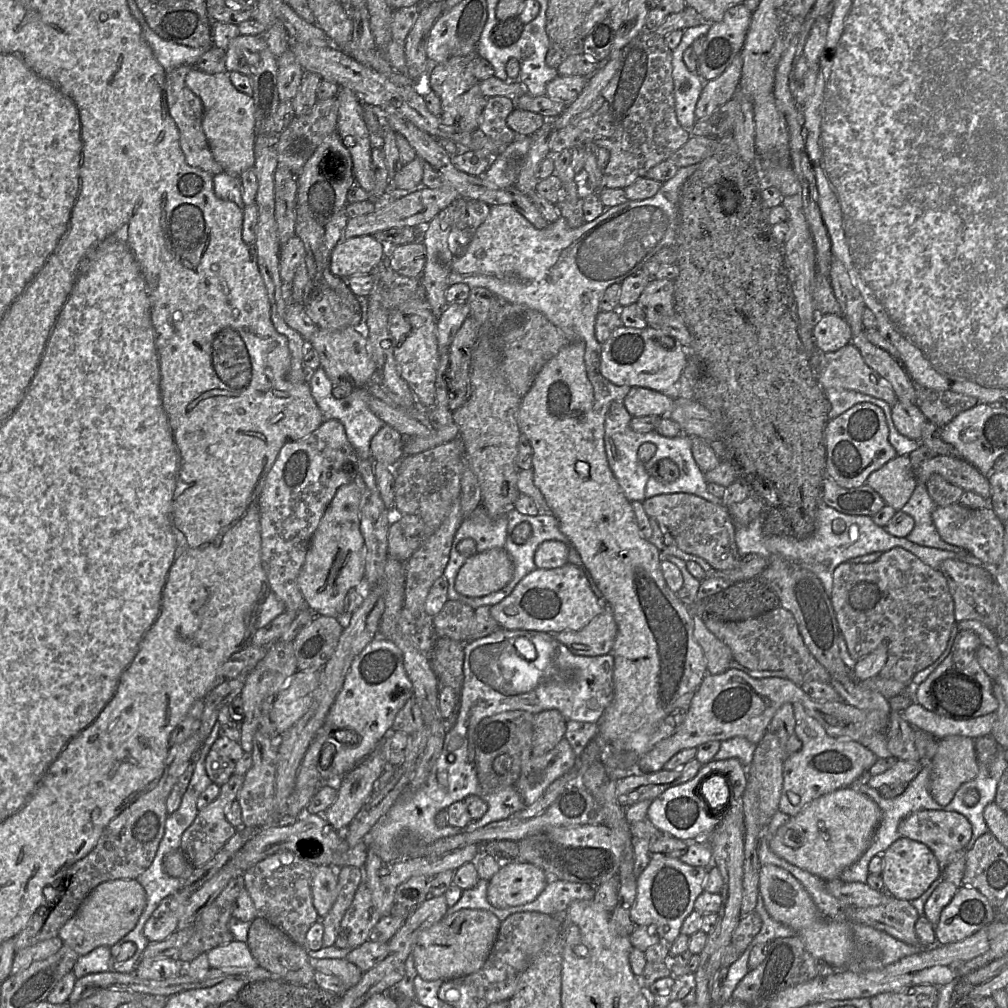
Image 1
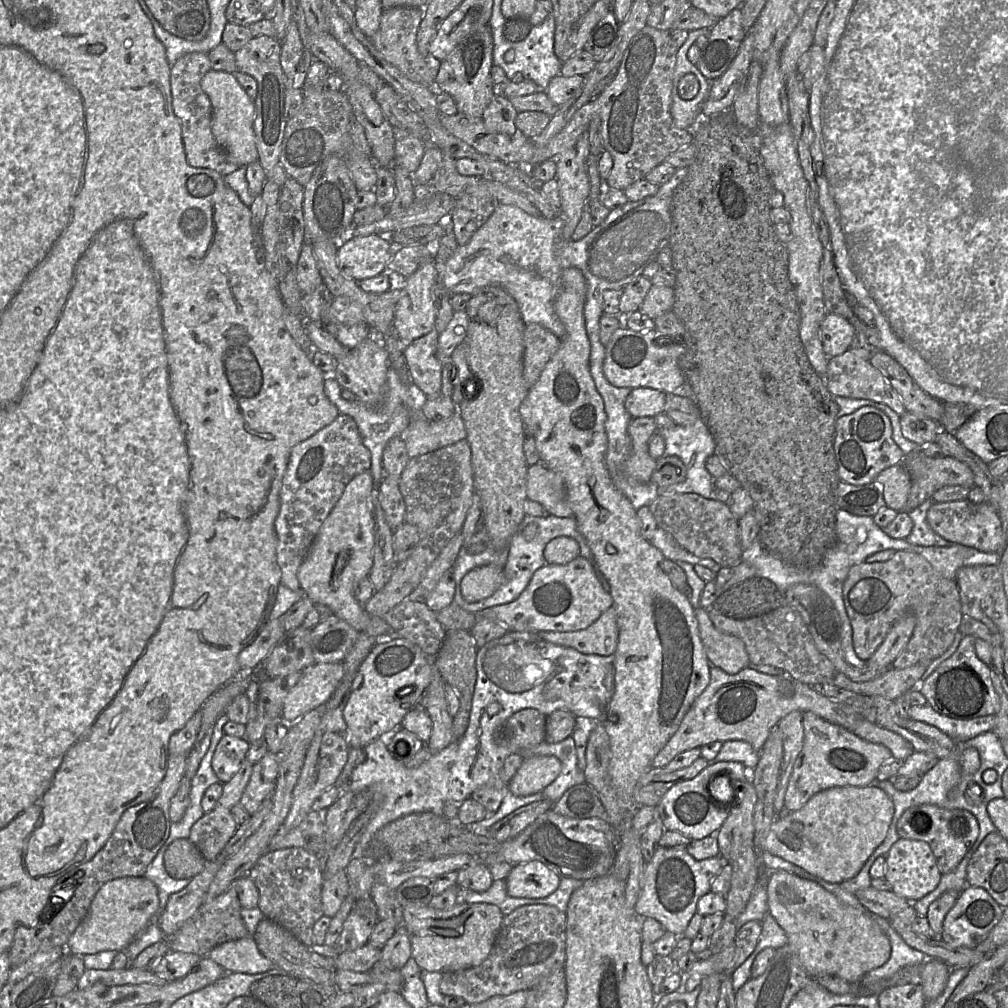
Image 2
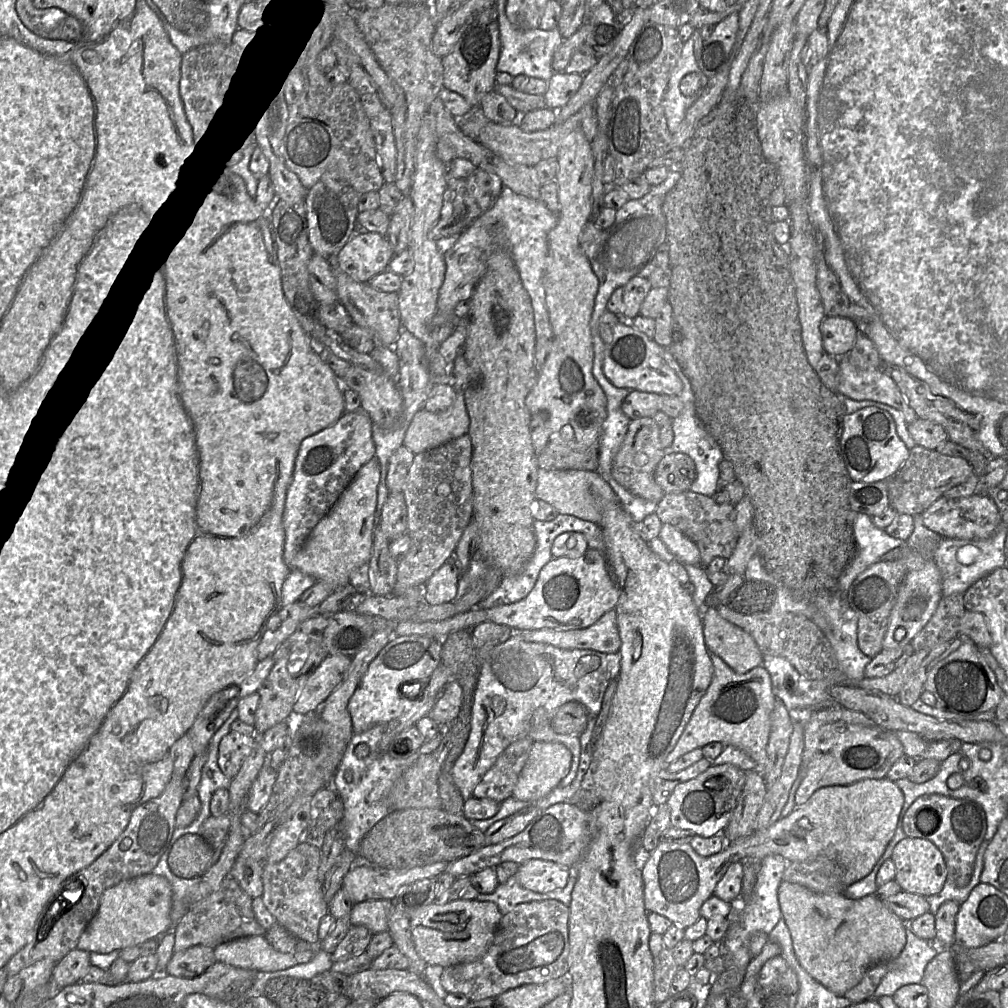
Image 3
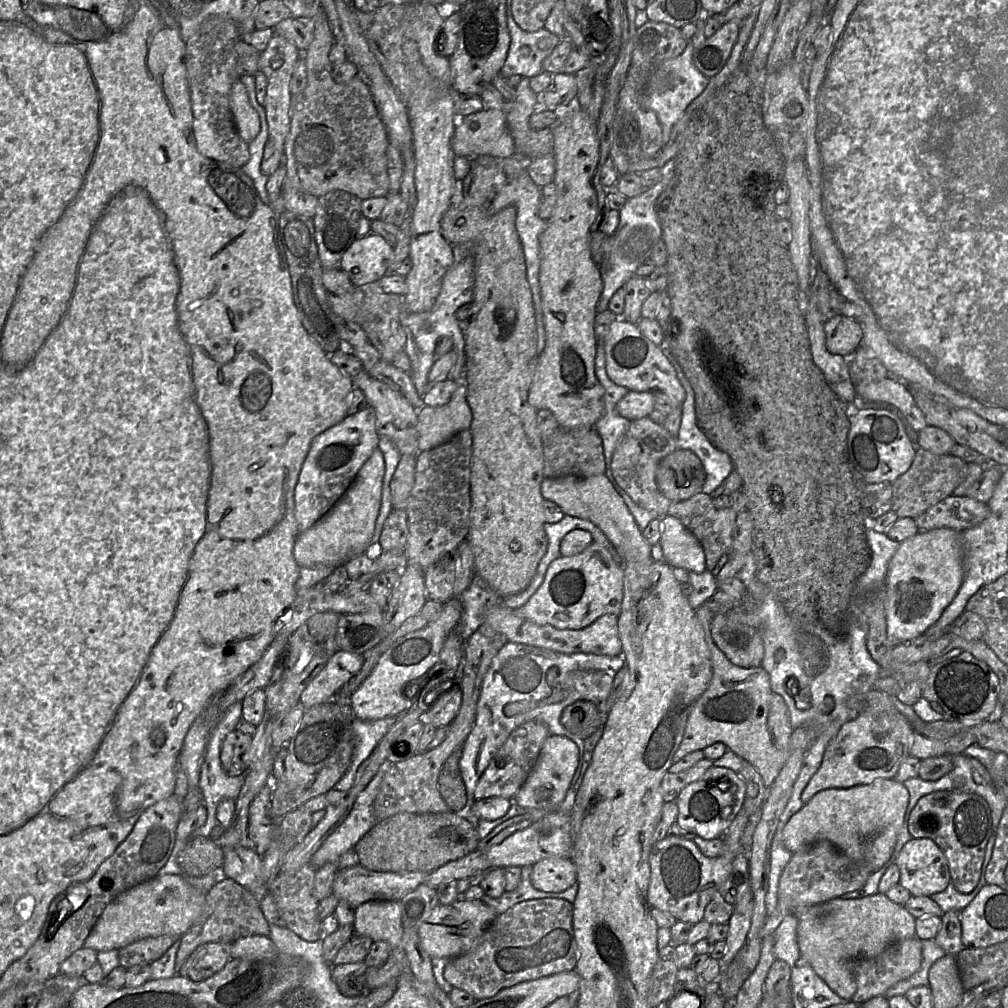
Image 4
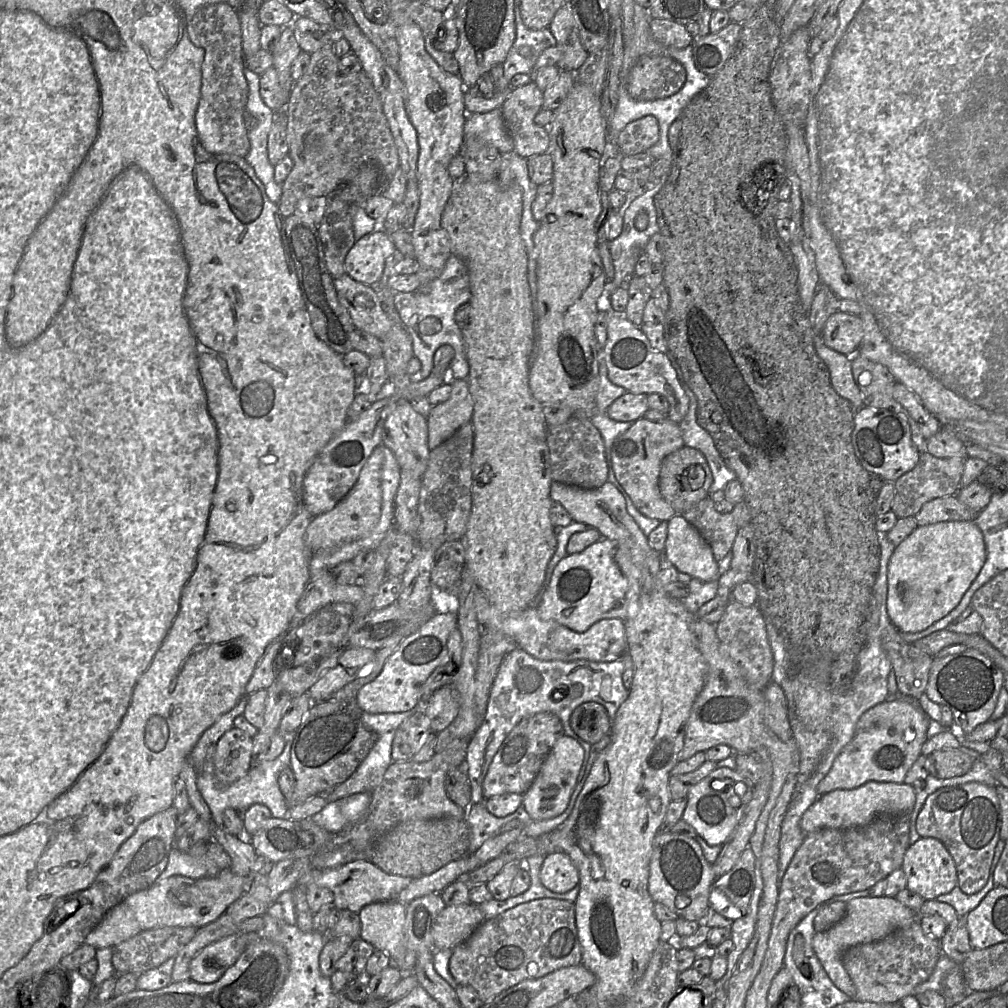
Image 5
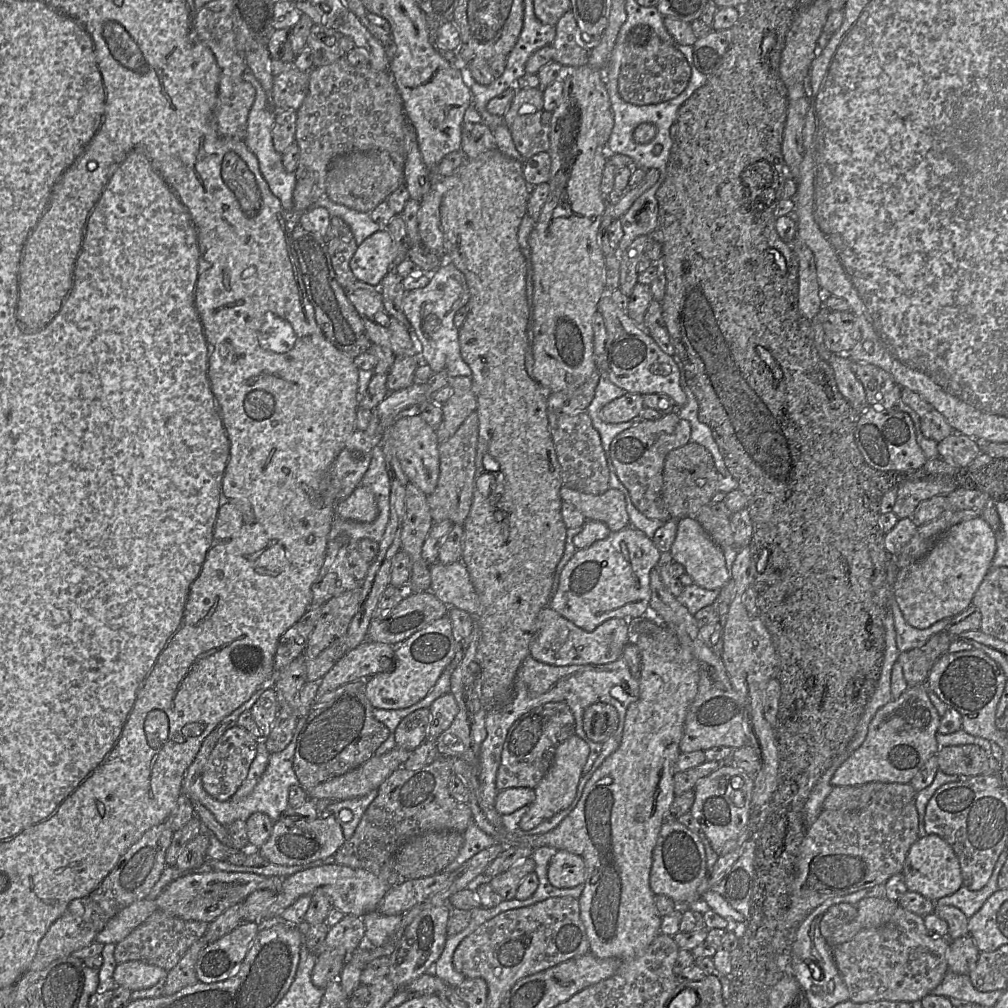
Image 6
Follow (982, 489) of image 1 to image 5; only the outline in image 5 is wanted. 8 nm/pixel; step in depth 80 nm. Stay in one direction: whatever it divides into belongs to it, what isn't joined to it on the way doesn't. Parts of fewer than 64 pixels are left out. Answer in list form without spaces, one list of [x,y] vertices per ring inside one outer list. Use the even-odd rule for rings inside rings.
[[[929,452],[920,453],[917,465],[893,483],[895,496],[891,510],[898,518],[913,517],[925,503],[936,498],[956,495],[960,490],[963,471],[964,459],[938,458]]]

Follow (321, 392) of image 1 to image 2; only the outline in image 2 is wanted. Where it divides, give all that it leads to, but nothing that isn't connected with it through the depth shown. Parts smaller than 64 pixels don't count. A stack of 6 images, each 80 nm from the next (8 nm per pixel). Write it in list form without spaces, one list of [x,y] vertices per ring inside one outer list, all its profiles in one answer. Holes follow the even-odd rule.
[[[392,367],[389,368],[387,373],[387,392],[383,404],[378,408],[370,408],[359,400],[348,401],[341,396],[342,387],[338,382],[331,376],[326,376],[324,380],[324,392],[328,399],[334,404],[339,410],[340,414],[345,414],[354,419],[357,424],[359,434],[361,436],[363,445],[371,452],[371,466],[370,472],[373,476],[375,486],[378,489],[378,483],[383,478],[383,465],[382,465],[382,454],[387,443],[394,437],[400,437],[401,433],[409,426],[413,419],[413,413],[422,412],[422,406],[425,403],[427,397],[423,395],[421,390],[411,382],[408,369],[404,369],[404,378],[400,376]]]

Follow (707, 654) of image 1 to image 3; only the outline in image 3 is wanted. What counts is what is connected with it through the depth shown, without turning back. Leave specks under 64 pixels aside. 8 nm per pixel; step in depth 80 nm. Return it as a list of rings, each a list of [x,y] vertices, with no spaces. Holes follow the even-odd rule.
[[[705,607],[702,622],[708,651],[719,656],[734,672],[744,674],[763,664],[764,655],[753,637],[722,618],[717,607]]]

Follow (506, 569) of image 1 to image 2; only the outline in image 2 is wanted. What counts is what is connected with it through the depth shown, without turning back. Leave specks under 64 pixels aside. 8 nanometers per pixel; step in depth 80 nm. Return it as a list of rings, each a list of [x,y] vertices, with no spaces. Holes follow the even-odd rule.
[[[487,565],[467,572],[460,583],[463,598],[467,602],[478,602],[491,596],[504,582],[503,569]]]

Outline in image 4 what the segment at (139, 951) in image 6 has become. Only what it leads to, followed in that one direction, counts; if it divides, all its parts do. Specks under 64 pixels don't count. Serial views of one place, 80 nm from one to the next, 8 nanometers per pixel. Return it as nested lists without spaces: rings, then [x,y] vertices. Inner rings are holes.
[[[163,935],[135,941],[118,949],[119,965],[125,969],[139,964],[151,964],[159,959],[180,936]]]

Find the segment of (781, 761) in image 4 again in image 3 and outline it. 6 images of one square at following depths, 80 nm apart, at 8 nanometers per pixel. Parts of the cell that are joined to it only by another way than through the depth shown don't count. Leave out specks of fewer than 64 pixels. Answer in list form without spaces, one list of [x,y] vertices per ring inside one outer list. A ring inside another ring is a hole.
[[[710,655],[713,666],[712,682],[695,707],[675,747],[666,757],[665,766],[694,749],[702,749],[710,743],[720,742],[745,752],[762,773],[767,762],[766,747],[771,730],[771,714],[775,705],[770,674],[762,665],[744,674],[738,674],[719,656]]]

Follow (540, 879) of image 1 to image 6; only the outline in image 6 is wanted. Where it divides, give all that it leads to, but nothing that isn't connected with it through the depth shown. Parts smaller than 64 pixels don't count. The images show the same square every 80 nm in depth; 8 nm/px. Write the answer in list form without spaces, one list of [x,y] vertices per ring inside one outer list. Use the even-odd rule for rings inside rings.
[[[558,850],[548,866],[549,882],[556,888],[574,888],[586,881],[587,869],[583,858],[566,850]]]

